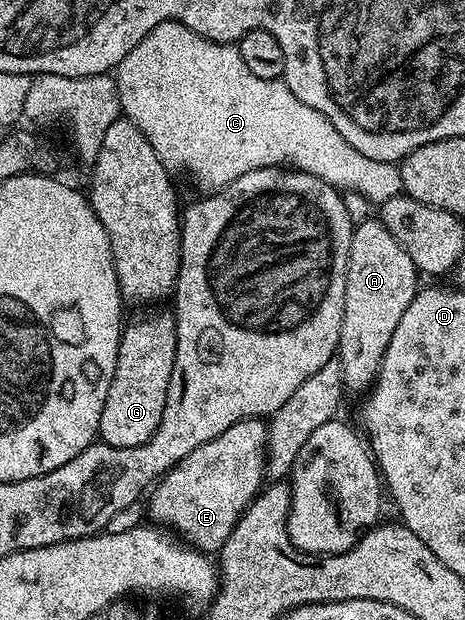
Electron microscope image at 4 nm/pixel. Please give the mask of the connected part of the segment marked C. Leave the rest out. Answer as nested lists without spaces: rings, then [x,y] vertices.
[[[160,23],[155,25],[155,29],[151,29],[147,33],[147,37],[143,37],[143,41],[139,41],[139,45],[135,45],[135,49],[131,49],[131,53],[127,53],[127,57],[123,57],[121,64],[115,68],[115,78],[120,114],[131,120],[139,129],[139,133],[143,133],[143,137],[147,137],[147,141],[151,141],[151,149],[155,149],[155,157],[159,157],[159,161],[166,171],[170,173],[190,171],[203,186],[209,187],[205,189],[228,187],[239,177],[243,177],[255,169],[284,165],[286,168],[306,171],[309,175],[319,177],[342,192],[354,191],[359,193],[363,197],[367,197],[367,201],[371,205],[386,203],[391,201],[391,197],[402,194],[401,169],[398,164],[388,163],[387,161],[371,161],[367,157],[363,157],[363,153],[356,151],[342,137],[339,129],[335,129],[335,125],[331,125],[331,121],[327,121],[327,117],[323,117],[323,113],[319,113],[311,105],[303,105],[303,101],[299,101],[299,97],[295,97],[295,93],[291,93],[291,89],[284,81],[255,77],[255,73],[251,73],[251,69],[247,69],[247,65],[243,65],[243,57],[239,57],[236,46],[232,43],[213,43],[210,39],[199,37],[181,23]]]

